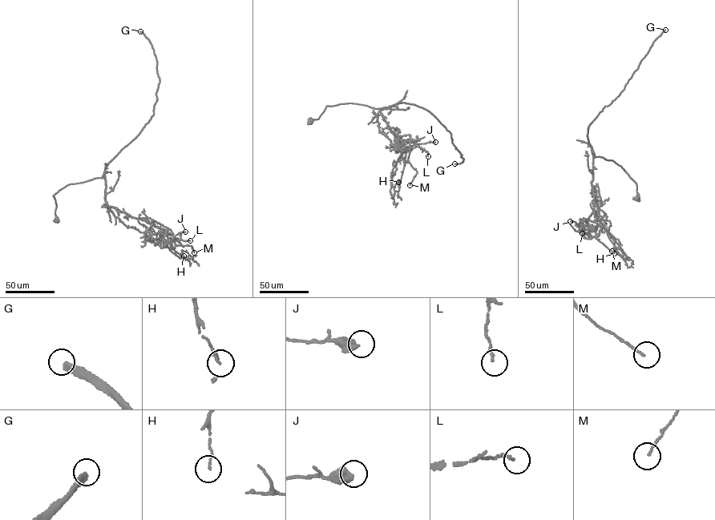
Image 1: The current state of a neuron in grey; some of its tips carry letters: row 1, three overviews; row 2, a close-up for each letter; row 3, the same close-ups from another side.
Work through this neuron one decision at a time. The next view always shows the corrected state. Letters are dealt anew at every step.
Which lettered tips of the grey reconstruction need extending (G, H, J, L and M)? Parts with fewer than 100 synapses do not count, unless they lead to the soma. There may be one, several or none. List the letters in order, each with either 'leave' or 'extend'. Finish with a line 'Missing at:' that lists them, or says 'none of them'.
G: extend
H: leave
J: leave
L: leave
M: leave
Missing at: G

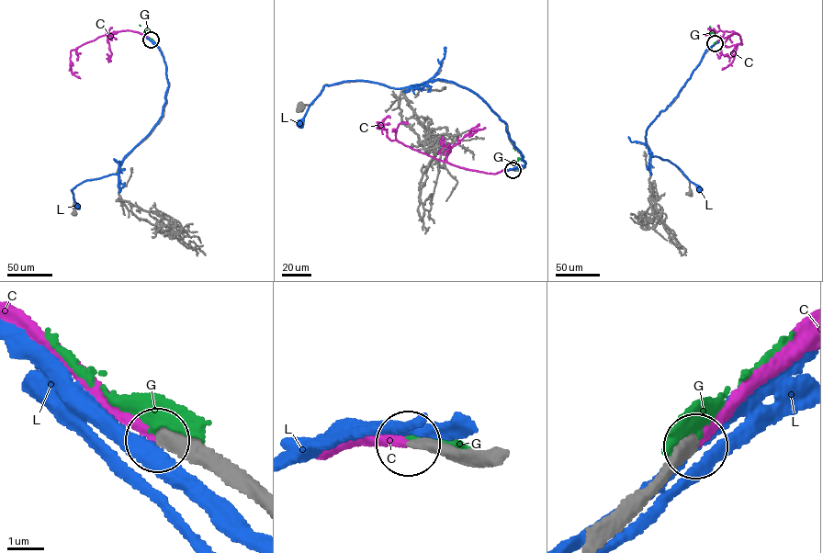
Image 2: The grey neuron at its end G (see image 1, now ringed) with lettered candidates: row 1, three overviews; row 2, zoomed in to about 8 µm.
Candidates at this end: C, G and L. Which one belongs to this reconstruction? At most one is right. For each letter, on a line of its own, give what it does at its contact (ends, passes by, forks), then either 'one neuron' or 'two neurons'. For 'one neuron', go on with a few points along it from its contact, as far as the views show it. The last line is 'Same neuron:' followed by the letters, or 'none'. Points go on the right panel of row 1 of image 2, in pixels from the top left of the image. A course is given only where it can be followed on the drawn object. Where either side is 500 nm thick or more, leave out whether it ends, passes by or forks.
C: it ends there; one neuron; it runs (715, 43), (734, 33), (740, 36), (742, 44), (737, 45), (732, 63), (722, 70)
G: two neurons
L: it passes by; two neurons
Same neuron: C

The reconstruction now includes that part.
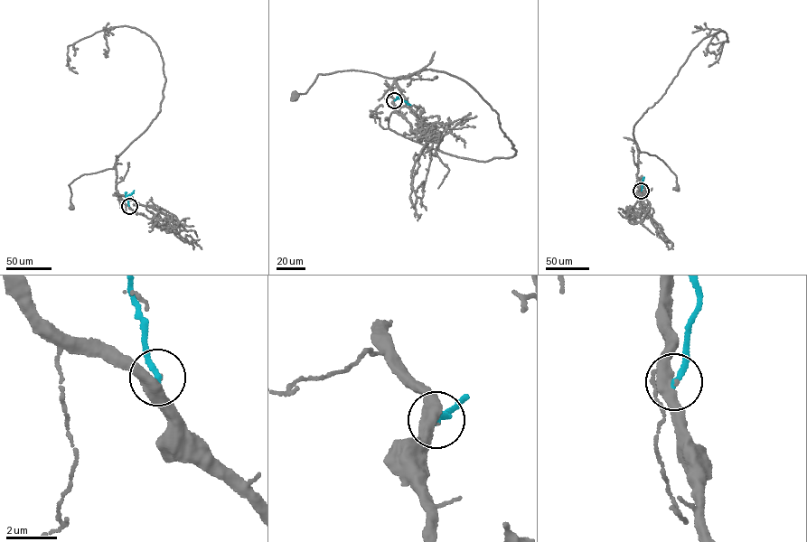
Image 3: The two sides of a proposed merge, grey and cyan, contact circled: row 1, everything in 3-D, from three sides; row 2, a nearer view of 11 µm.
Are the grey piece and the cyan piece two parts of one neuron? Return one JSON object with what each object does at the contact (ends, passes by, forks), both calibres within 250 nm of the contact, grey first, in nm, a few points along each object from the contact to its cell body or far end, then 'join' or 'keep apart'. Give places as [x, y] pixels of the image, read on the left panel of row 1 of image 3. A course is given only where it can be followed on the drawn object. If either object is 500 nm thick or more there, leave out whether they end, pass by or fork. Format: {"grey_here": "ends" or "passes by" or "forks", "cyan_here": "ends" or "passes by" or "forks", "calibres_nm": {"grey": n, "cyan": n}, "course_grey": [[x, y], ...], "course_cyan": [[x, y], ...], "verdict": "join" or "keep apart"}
{"grey_here": "passes by", "cyan_here": "ends", "calibres_nm": {"grey": 380, "cyan": 220}, "course_grey": [[129, 206], [118, 194], [117, 171], [110, 168], [83, 174], [71, 182], [69, 185], [71, 207]], "course_cyan": [[129, 206], [126, 197], [134, 190]], "verdict": "join"}

